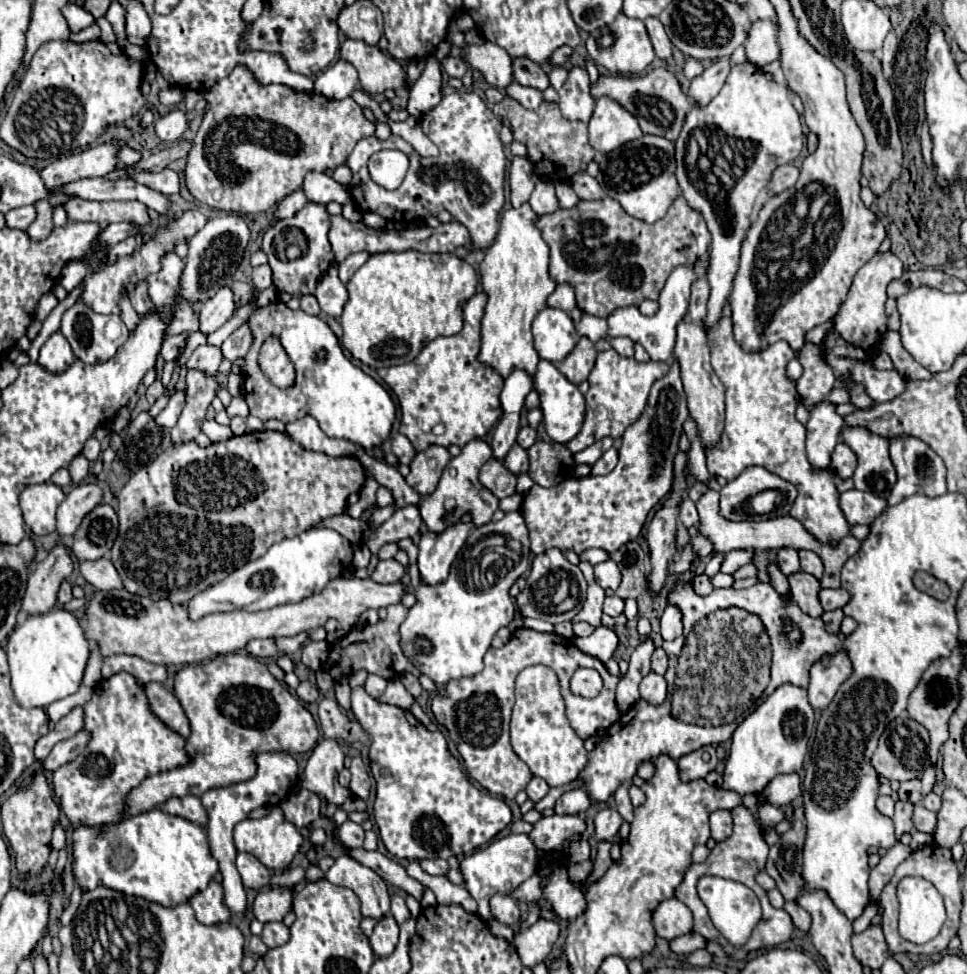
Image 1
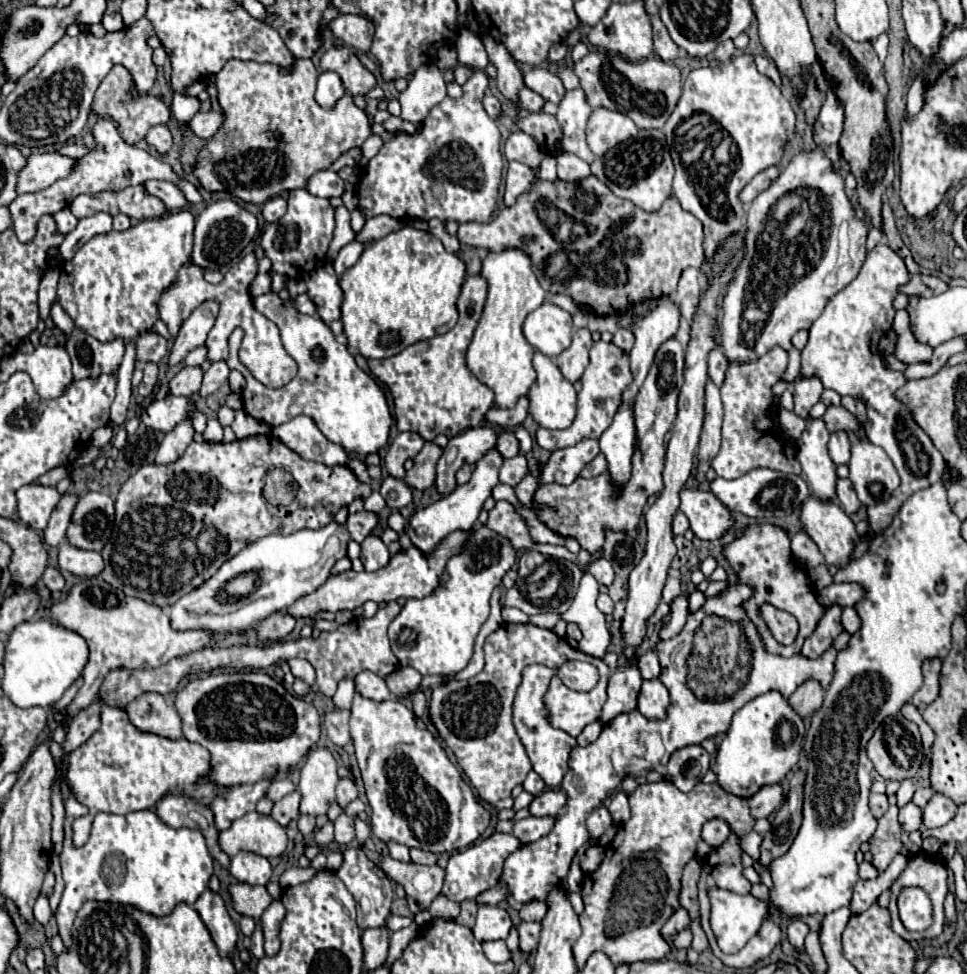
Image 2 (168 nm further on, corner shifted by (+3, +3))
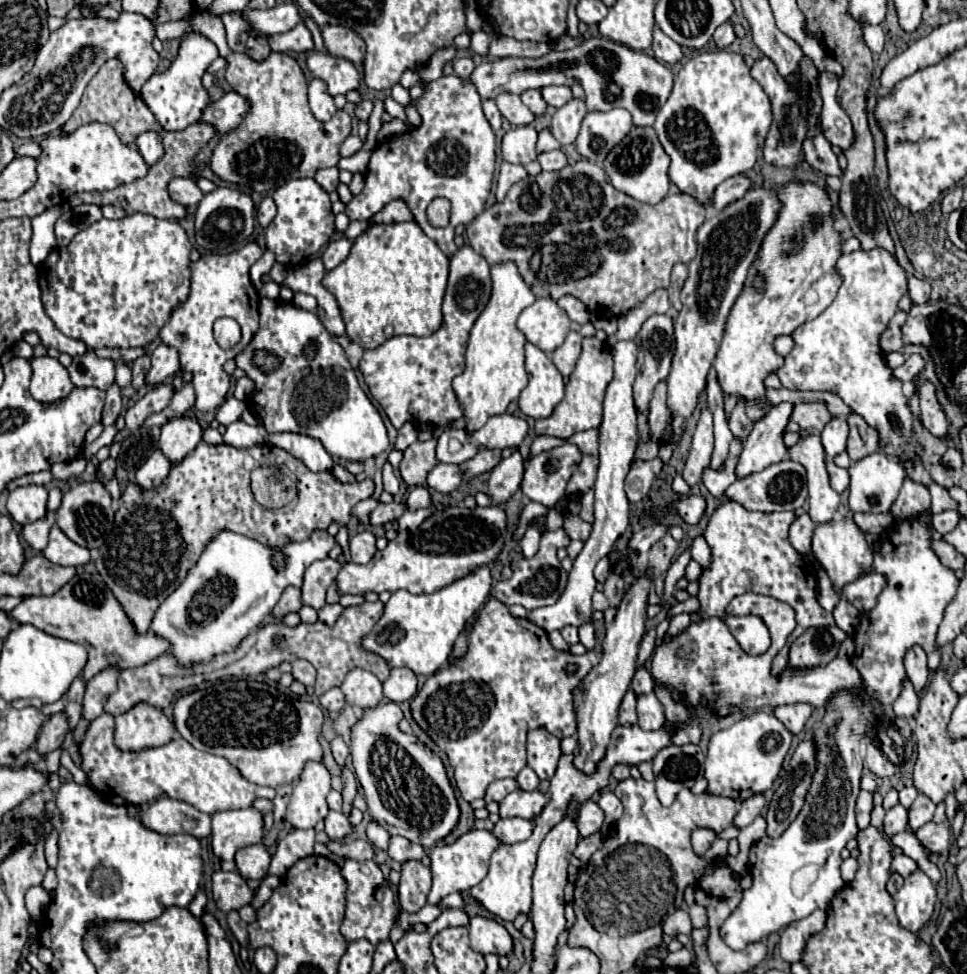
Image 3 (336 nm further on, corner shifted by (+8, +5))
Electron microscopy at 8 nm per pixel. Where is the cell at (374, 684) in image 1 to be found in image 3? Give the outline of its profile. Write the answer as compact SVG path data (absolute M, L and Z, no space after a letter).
M351 669L341 687L347 703L353 703L361 709L375 707L385 701L381 681L365 669Z

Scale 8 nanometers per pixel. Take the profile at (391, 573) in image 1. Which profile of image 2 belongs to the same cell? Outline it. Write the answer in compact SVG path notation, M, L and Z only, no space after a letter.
M368 535L368 537L360 543L360 547L362 547L360 561L364 563L364 569L366 569L366 571L378 571L380 567L386 567L386 565L388 565L390 553L388 553L388 547L382 543L380 537Z

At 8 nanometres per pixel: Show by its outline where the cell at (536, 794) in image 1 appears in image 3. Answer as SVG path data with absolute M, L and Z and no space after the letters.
M525 767L525 769L521 769L521 773L517 777L517 783L525 791L535 791L537 785L539 785L539 777L535 775L535 771L531 767Z

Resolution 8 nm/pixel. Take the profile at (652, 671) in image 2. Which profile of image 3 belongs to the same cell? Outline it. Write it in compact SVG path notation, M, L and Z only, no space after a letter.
M639 667L639 669L635 671L635 677L633 677L633 681L631 681L631 689L633 689L637 695L641 695L641 693L651 693L651 691L655 689L655 681L653 681L651 673L649 673L645 667Z

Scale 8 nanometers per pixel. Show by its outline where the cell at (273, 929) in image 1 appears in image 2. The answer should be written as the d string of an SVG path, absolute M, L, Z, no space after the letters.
M272 901L270 907L264 911L264 915L260 917L260 923L264 927L264 949L266 949L266 955L272 957L278 953L280 949L280 939L278 939L278 929L280 929L280 921L284 919L286 911L284 911L284 905L282 901Z

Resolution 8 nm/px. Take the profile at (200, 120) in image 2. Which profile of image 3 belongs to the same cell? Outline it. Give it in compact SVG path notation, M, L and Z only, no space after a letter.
M229 91L219 101L209 103L201 111L199 123L209 123L209 125L215 127L217 133L225 135L225 133L229 133L231 129L235 129L241 123L247 109L249 109L249 103L245 101L245 97Z

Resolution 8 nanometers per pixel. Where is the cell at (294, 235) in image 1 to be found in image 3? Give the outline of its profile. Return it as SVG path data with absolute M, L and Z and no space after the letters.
M295 179L285 183L273 193L277 215L271 225L265 227L265 243L275 259L285 267L295 267L305 263L309 257L317 255L335 233L335 215L331 213L329 195L313 179Z

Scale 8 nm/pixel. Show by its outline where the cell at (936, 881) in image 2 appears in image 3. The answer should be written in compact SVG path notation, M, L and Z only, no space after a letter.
M917 869L905 879L903 887L893 895L893 901L901 927L917 933L933 915L937 901L935 885L921 869Z

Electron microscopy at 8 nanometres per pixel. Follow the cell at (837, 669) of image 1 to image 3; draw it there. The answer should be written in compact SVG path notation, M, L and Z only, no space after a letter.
M807 703L781 705L781 707L775 707L775 709L773 709L775 717L777 717L781 723L785 723L785 727L787 727L793 735L799 733L799 731L805 727L807 719L811 717L811 711L813 711L813 707L807 705Z

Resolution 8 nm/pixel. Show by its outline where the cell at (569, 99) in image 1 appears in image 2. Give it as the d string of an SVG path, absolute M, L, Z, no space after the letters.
M582 89L568 91L562 99L562 103L558 105L558 113L556 113L556 119L558 119L558 123L562 127L562 135L564 135L562 149L578 155L586 163L594 161L594 155L586 145L586 133L584 133L590 113L592 113L592 107L588 107L588 101L586 101L586 95Z

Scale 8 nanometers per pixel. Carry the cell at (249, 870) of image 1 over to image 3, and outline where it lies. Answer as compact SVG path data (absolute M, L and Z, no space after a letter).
M261 843L243 847L235 853L237 873L243 879L263 879L269 869L269 863L271 863L271 857Z

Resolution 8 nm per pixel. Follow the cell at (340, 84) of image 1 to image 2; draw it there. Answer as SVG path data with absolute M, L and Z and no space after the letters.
M324 71L318 77L318 87L316 87L316 101L324 109L332 109L336 101L344 95L344 87L340 87L340 77L332 71Z

